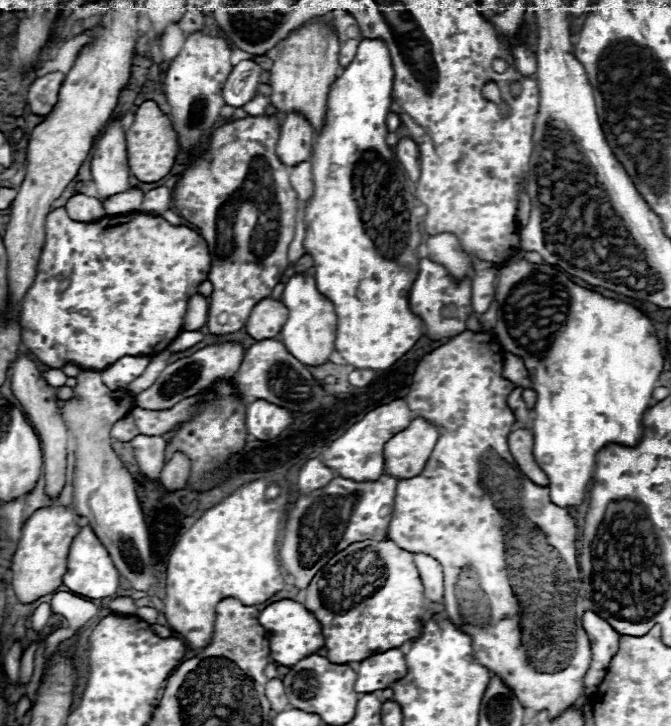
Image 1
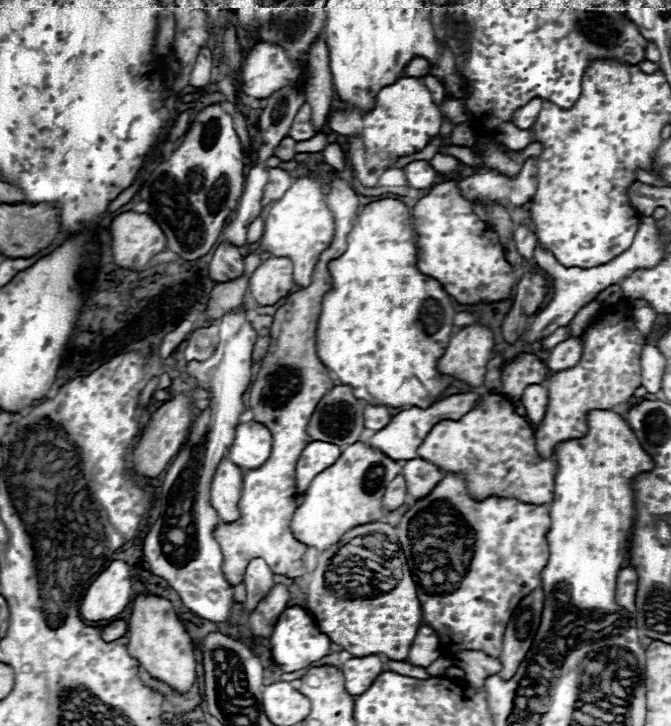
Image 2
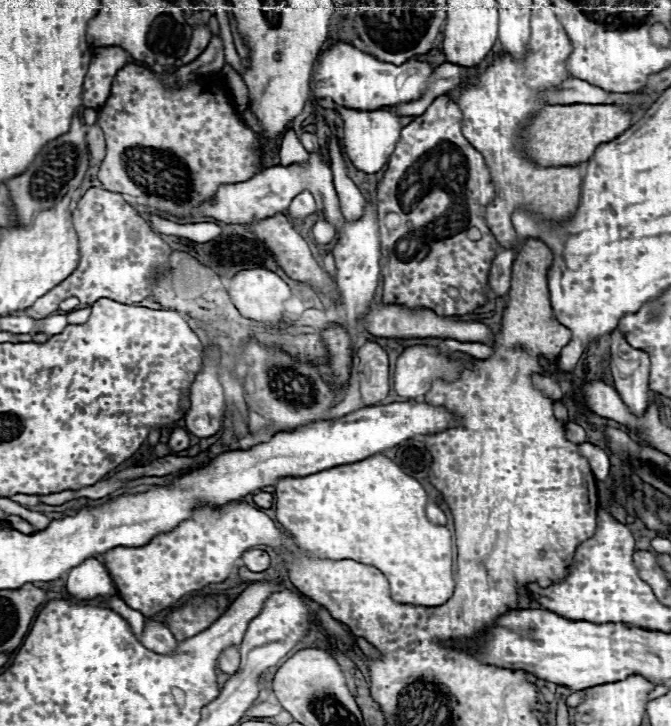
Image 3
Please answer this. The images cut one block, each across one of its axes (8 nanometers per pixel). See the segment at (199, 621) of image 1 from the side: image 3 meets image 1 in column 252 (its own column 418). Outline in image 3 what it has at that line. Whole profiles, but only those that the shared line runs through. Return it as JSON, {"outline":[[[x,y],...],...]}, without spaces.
{"outline":[[[374,454],[364,464],[342,464],[316,476],[286,476],[276,482],[276,518],[290,532],[292,540],[318,558],[356,560],[378,568],[390,584],[390,596],[402,604],[440,606],[454,592],[452,580],[452,534],[446,526],[426,518],[426,492],[422,484],[404,474],[402,468],[384,454]]]}

